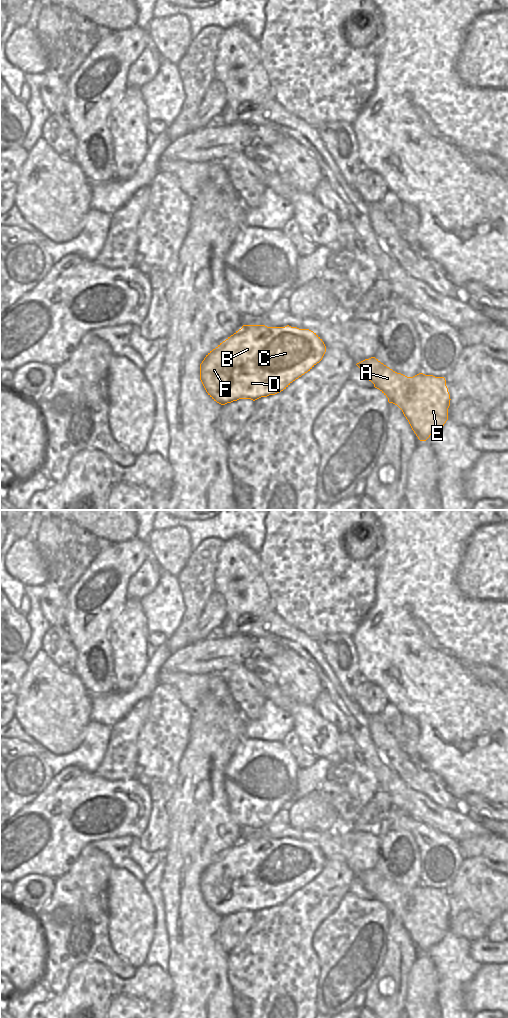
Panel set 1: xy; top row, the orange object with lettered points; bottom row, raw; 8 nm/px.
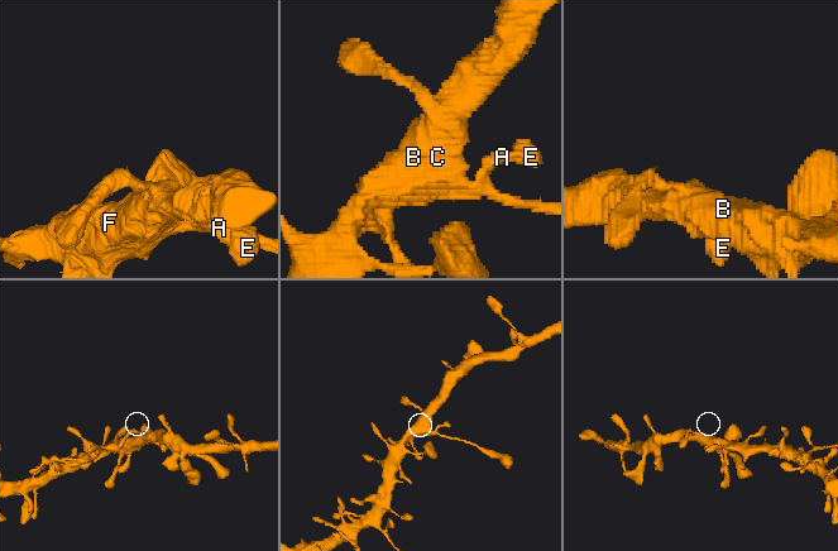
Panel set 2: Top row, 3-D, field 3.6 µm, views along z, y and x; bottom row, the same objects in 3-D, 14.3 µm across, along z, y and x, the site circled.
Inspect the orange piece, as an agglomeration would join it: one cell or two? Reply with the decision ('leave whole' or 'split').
leave whole

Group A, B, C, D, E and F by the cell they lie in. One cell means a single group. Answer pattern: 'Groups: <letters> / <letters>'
Groups: A B C D E F.

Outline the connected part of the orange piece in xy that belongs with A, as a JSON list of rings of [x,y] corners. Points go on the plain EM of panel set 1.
[[[375,869],[356,876],[364,888],[397,917],[420,953],[426,953],[448,932],[450,906],[444,889],[419,885],[407,889]]]

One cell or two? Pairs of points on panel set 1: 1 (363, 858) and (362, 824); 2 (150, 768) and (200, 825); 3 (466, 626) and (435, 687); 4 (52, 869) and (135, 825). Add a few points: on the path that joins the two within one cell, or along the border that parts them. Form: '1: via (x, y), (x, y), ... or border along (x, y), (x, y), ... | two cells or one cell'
1: border along (349, 829), (374, 830) | two cells
2: border along (178, 770), (176, 783), (166, 802), (167, 816) | two cells
3: via (429, 600), (405, 600), (399, 606), (428, 650) | one cell
4: via (71, 848), (83, 836), (101, 835), (114, 830) | one cell

